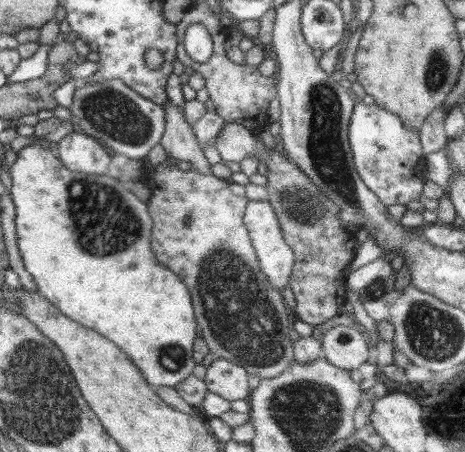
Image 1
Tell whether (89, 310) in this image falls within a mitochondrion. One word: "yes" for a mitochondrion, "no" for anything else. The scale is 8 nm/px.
no

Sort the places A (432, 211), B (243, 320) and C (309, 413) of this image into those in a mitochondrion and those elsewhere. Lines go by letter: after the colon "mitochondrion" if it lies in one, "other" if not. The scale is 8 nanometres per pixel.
A: other
B: mitochondrion
C: mitochondrion

